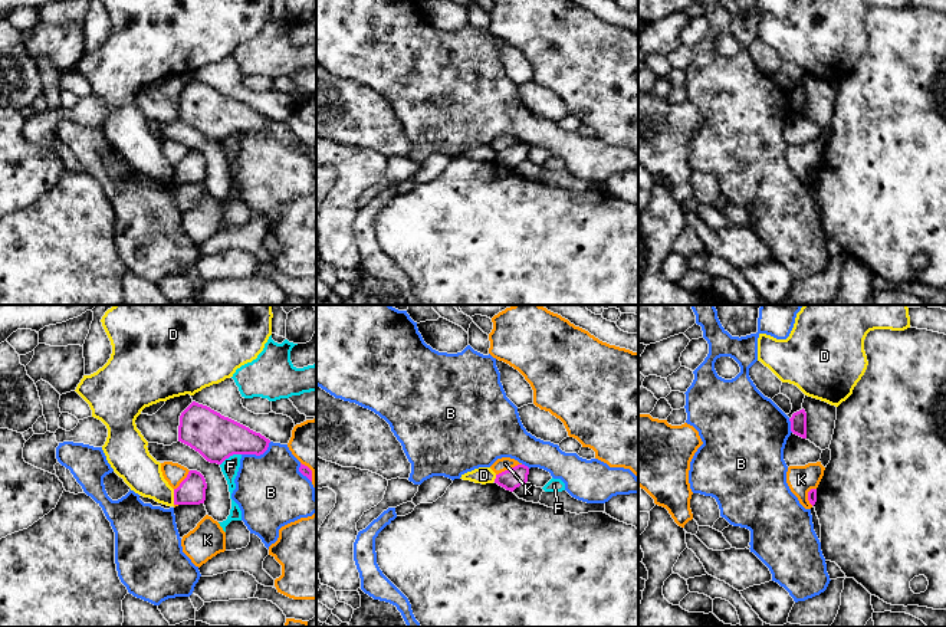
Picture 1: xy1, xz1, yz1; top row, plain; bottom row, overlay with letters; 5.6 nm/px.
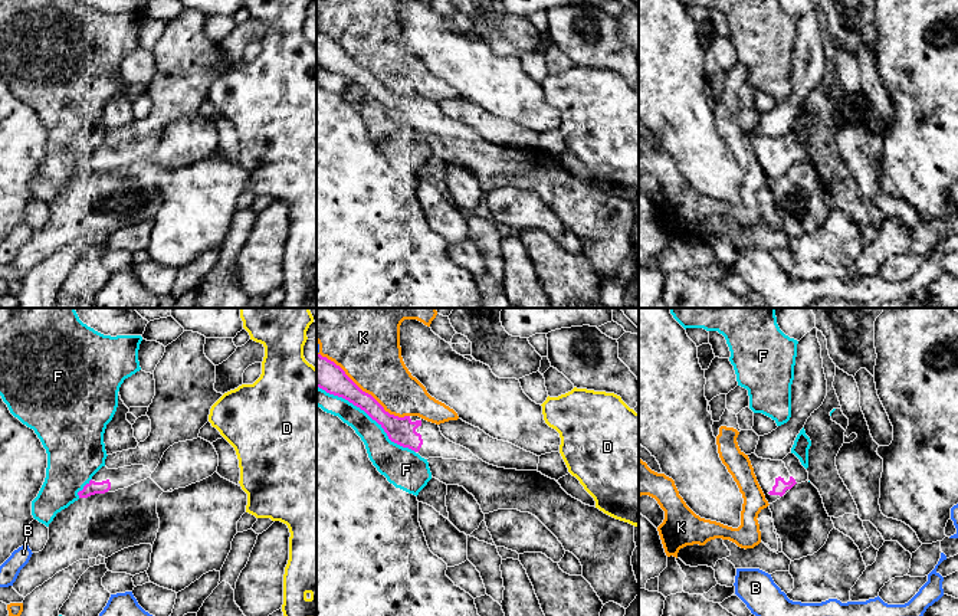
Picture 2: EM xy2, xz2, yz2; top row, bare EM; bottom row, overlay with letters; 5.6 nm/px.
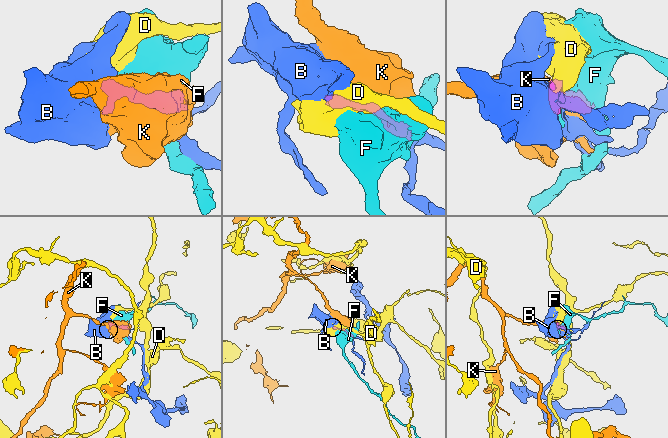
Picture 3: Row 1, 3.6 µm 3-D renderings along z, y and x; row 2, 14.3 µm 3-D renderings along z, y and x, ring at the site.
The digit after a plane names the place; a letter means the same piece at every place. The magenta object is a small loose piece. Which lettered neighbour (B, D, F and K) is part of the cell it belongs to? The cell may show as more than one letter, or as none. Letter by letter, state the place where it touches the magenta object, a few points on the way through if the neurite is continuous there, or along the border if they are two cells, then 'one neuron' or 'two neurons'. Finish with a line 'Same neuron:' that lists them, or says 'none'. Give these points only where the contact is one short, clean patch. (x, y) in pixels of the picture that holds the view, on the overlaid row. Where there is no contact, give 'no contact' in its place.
B: meets magenta in xy1 at (258, 455); two neurons
D: meets magenta in xy1 at (174, 496); border along xy1 (173, 489), (174, 504); two neurons
F: meets magenta in xz2 at (368, 415); two neurons
K: meets magenta in xz2 at (364, 392); two neurons
Same neuron: none

